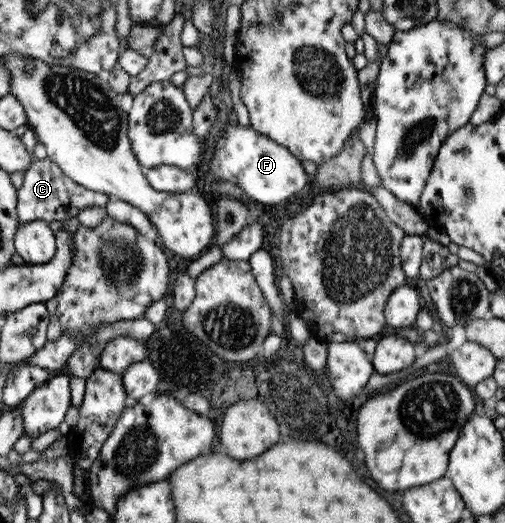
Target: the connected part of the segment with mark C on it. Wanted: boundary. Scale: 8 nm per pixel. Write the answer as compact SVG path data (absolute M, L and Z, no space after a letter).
M48 158L34 159L27 167L27 171L22 173L22 184L16 189L16 216L20 224L33 220L47 223L53 220L63 222L75 217L84 207L93 207L93 205L103 207L108 200L108 195L85 189L82 185L71 181Z

